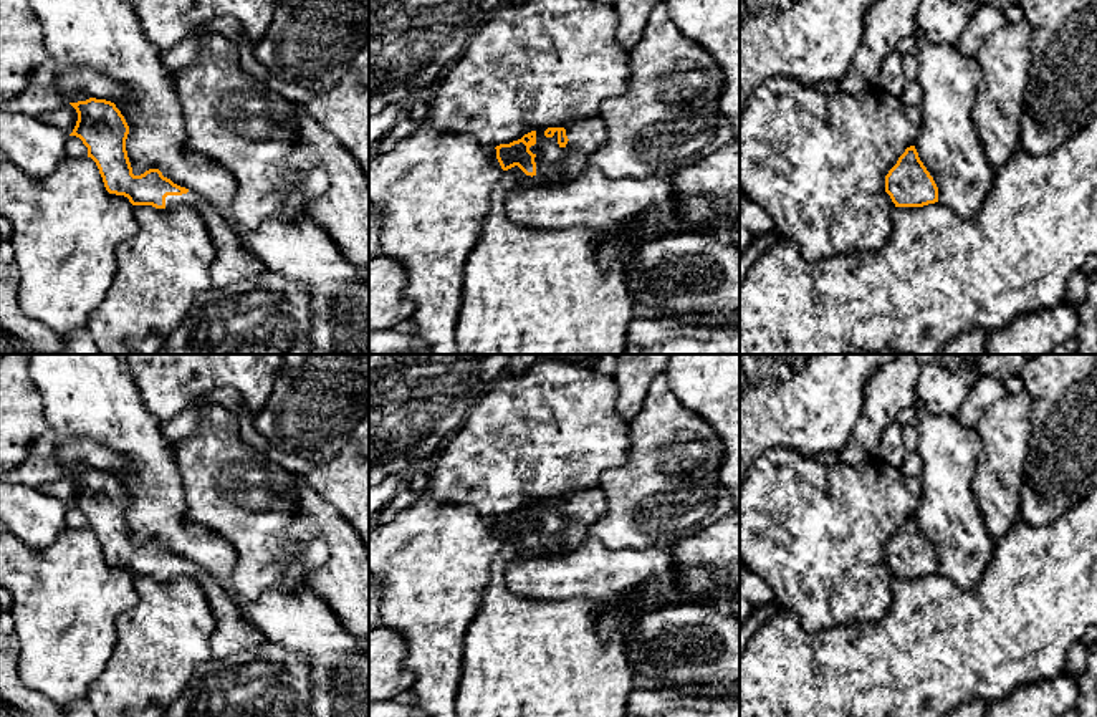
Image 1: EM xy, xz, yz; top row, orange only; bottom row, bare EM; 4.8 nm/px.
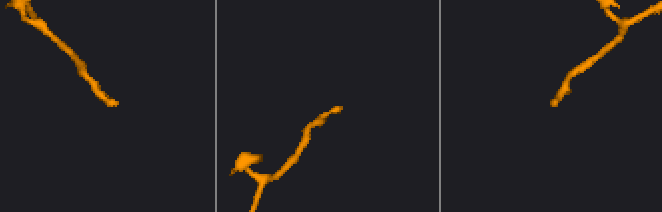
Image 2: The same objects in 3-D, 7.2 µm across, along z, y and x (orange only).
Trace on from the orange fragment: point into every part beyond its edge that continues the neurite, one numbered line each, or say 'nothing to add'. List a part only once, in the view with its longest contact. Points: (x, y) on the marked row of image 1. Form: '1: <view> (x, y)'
1: xz (586, 136)

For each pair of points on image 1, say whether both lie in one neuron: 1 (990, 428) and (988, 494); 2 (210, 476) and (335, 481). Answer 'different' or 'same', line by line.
1: same
2: different

